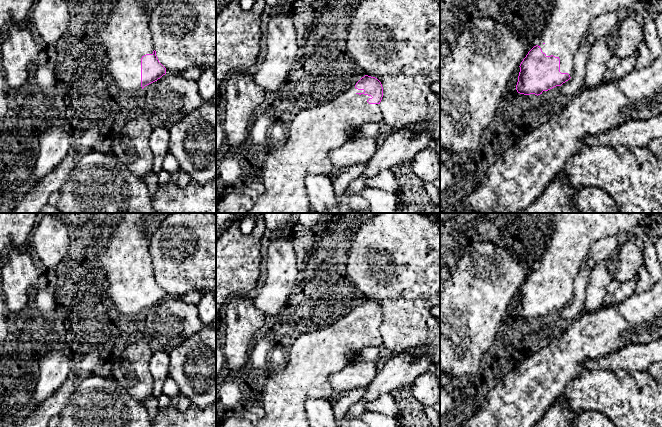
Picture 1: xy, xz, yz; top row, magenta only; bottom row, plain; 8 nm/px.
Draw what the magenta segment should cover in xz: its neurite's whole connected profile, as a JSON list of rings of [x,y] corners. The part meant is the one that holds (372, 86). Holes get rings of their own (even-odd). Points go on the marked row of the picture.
[[[365,75],[330,102],[299,111],[287,124],[287,142],[266,157],[262,174],[265,189],[248,213],[309,213],[311,206],[306,194],[306,176],[321,174],[333,177],[335,170],[329,152],[357,135],[357,129],[366,123],[381,124],[382,97],[381,82],[375,77]]]

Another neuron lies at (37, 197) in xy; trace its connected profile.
[[[74,144],[74,150],[76,153],[74,157],[66,156],[53,172],[40,181],[34,180],[30,190],[9,213],[38,213],[47,204],[49,196],[64,185],[75,166],[77,156],[83,152],[77,144]]]

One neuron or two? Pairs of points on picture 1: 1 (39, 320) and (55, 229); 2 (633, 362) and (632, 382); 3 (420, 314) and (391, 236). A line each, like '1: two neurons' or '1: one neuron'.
1: two neurons
2: two neurons
3: one neuron

